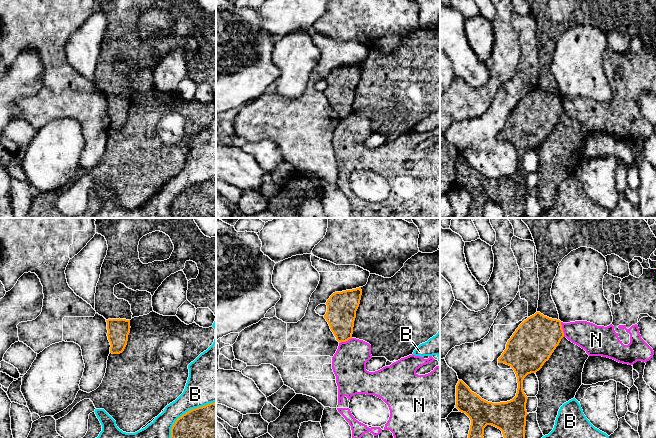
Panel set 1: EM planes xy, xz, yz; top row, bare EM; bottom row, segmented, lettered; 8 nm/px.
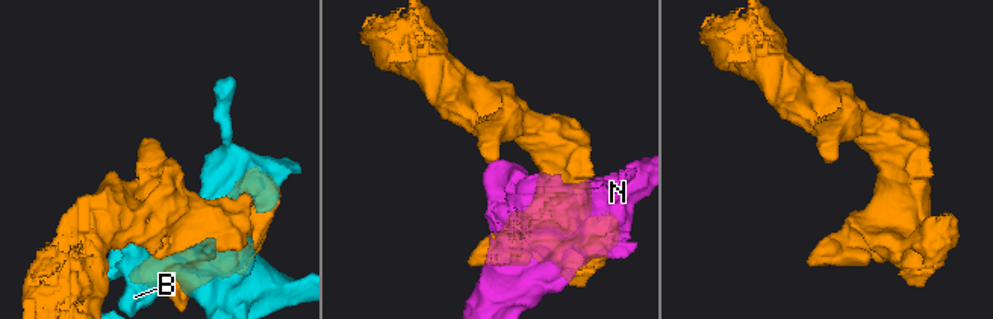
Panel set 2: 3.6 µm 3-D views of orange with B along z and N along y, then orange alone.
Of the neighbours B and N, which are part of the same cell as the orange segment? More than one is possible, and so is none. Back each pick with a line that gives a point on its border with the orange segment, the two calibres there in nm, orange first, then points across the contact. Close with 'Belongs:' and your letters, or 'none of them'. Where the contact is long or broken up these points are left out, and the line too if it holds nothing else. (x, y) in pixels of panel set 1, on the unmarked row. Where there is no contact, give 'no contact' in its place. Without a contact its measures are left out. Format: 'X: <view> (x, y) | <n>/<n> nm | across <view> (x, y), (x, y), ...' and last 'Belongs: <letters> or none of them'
Belongs: none of them

